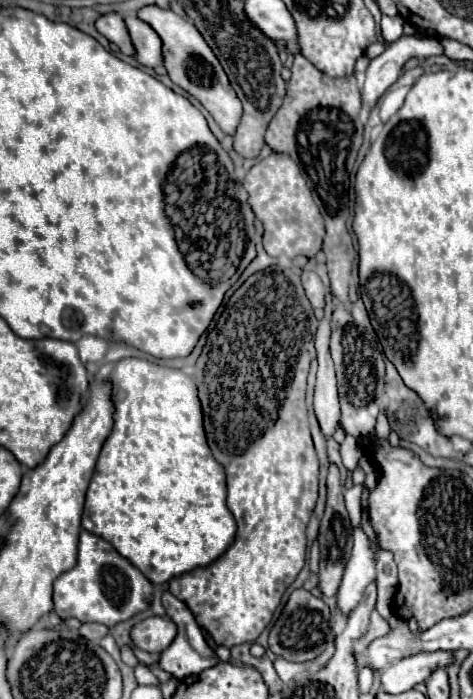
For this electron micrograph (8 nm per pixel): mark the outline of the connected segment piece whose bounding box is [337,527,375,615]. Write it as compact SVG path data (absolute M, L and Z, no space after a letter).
M361 527L355 529L353 539L355 539L353 553L347 561L345 575L343 575L341 587L337 591L339 611L343 615L349 615L355 609L357 601L361 601L361 597L363 597L365 587L375 581L375 553Z

